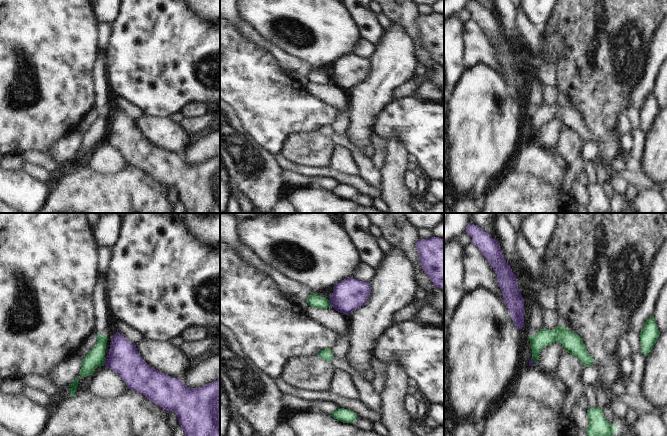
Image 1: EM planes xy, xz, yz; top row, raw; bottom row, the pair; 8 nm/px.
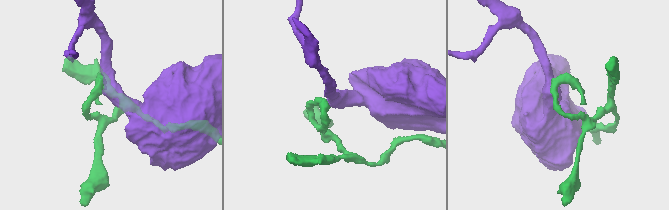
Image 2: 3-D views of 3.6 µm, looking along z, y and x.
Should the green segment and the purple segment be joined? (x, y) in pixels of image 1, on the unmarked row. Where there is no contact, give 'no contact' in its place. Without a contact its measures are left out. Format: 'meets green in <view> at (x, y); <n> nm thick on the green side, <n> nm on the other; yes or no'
meets green in xy at (104, 137); 140 nm thick on the green side, 260 nm on the other; no

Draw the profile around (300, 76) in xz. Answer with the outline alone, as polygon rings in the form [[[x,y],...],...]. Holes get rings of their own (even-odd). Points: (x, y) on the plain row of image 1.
[[[285,71],[284,72],[291,76],[292,78],[300,81],[303,85],[306,85],[309,81],[307,79],[307,74],[300,71]]]

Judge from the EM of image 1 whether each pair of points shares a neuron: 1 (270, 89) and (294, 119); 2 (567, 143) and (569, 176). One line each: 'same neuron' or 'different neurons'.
1: same neuron
2: same neuron

